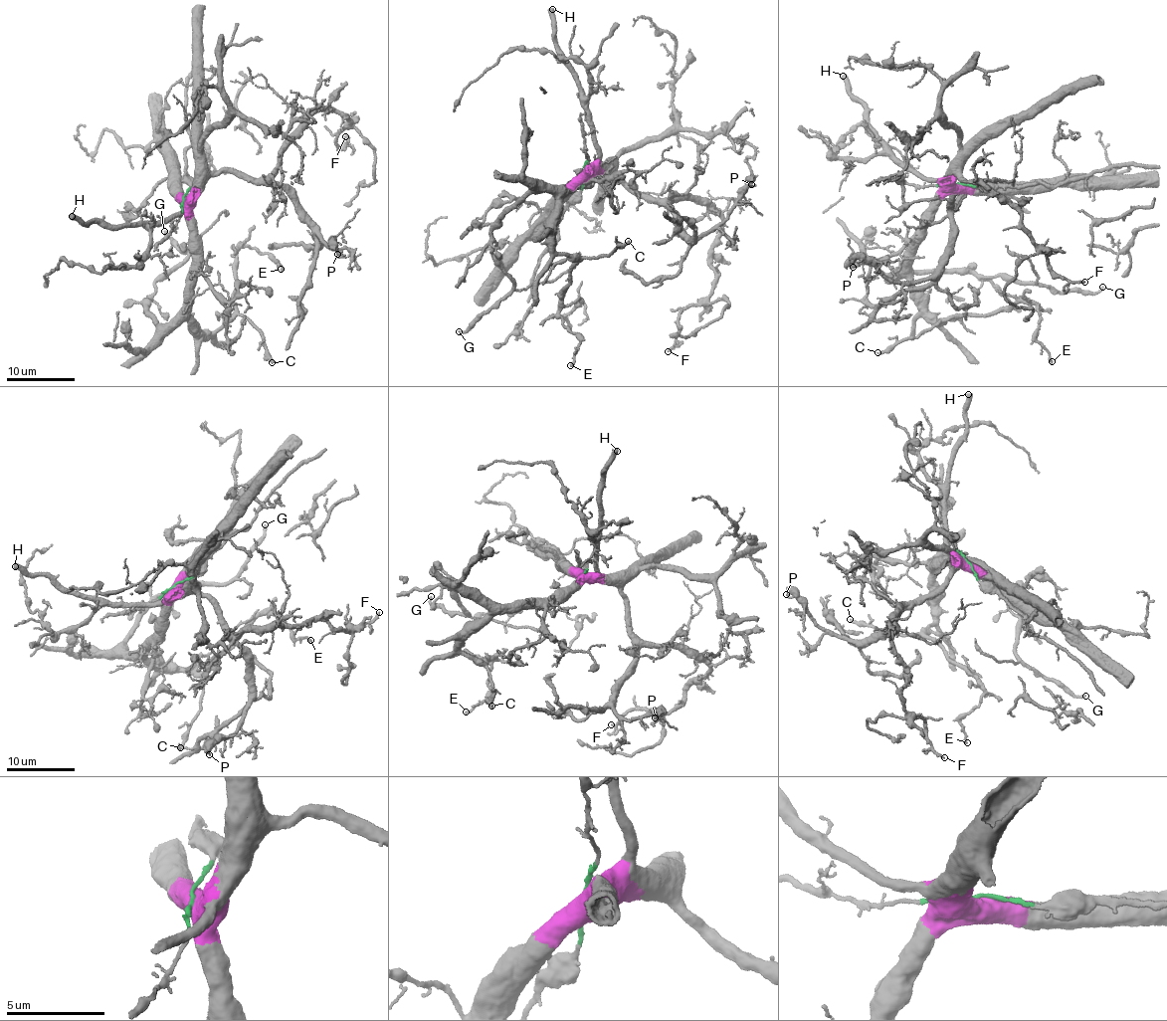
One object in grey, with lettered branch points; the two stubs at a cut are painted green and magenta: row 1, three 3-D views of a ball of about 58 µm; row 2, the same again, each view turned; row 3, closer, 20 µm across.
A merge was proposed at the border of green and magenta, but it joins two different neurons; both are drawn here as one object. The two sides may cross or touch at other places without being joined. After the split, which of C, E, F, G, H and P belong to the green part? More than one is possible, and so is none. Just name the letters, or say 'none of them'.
none of them

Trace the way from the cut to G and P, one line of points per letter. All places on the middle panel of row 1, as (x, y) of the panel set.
G: (583, 173), (585, 180), (563, 196), (535, 189), (505, 214), (492, 231), (492, 259), (513, 289), (458, 330)
P: (583, 173), (595, 169), (613, 175), (671, 209), (689, 239), (727, 216), (742, 187), (751, 185)

